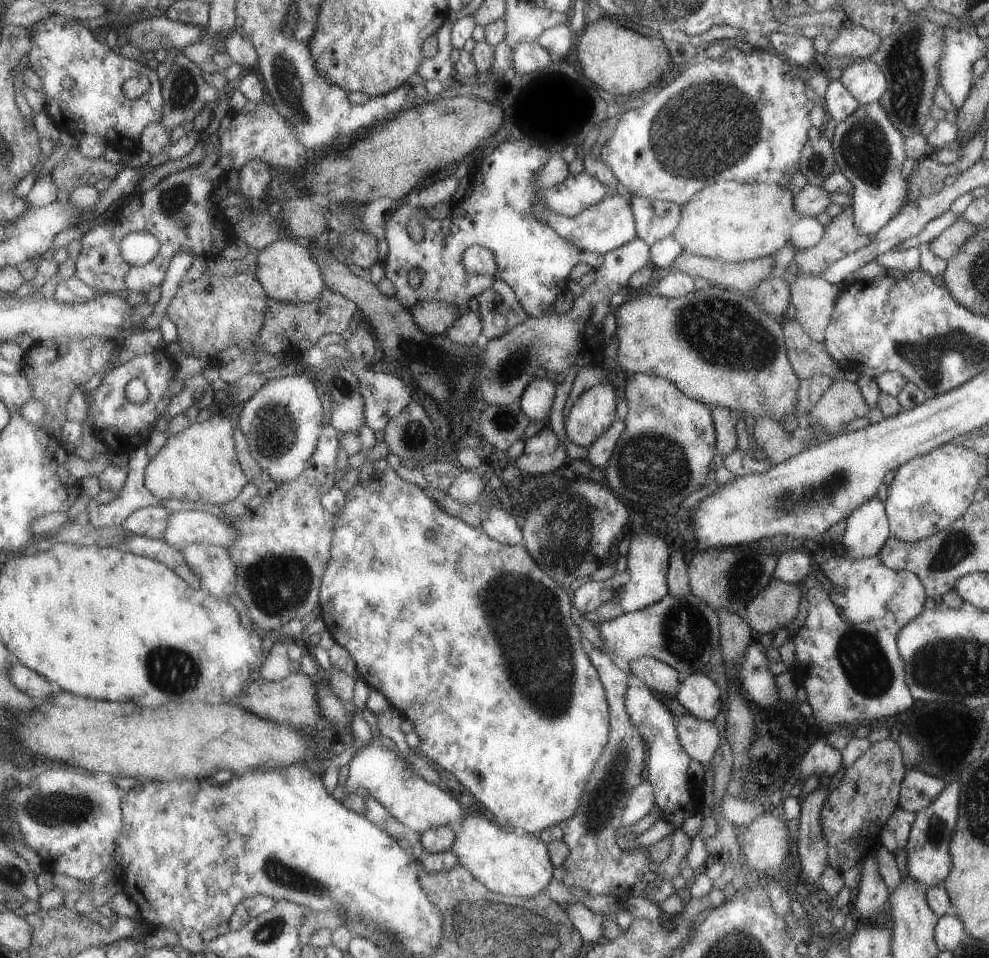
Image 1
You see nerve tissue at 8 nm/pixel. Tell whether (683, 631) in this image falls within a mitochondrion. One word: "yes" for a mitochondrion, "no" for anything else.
yes

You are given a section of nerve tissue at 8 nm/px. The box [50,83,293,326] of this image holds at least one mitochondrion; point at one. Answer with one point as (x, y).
(171, 200)

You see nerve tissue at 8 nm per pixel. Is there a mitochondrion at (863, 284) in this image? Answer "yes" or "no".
no

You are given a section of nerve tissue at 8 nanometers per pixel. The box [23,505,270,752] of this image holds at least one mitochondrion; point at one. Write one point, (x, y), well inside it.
(174, 671)

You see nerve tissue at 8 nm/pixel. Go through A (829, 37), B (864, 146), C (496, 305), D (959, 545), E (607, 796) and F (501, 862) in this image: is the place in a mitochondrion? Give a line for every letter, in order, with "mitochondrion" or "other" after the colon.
A: other
B: mitochondrion
C: other
D: mitochondrion
E: mitochondrion
F: other

